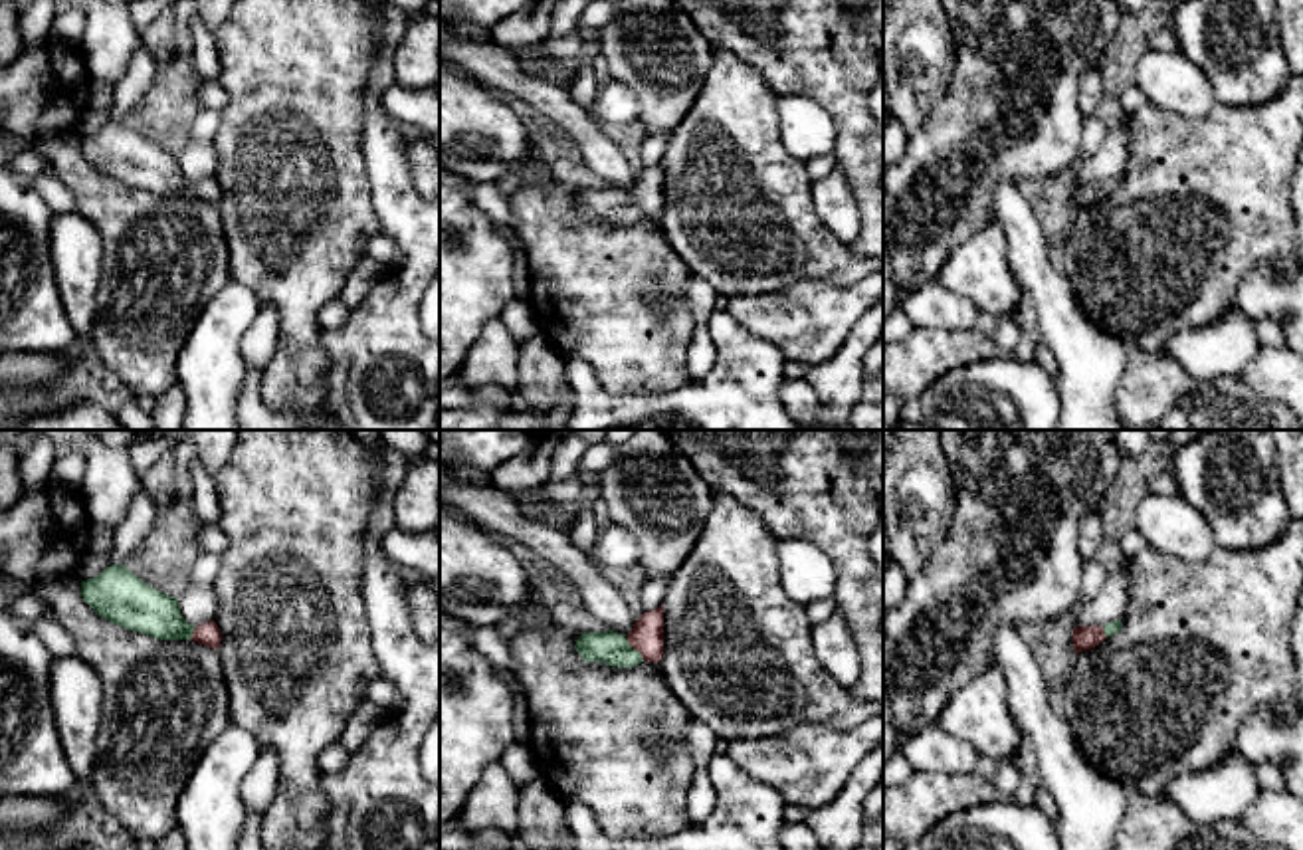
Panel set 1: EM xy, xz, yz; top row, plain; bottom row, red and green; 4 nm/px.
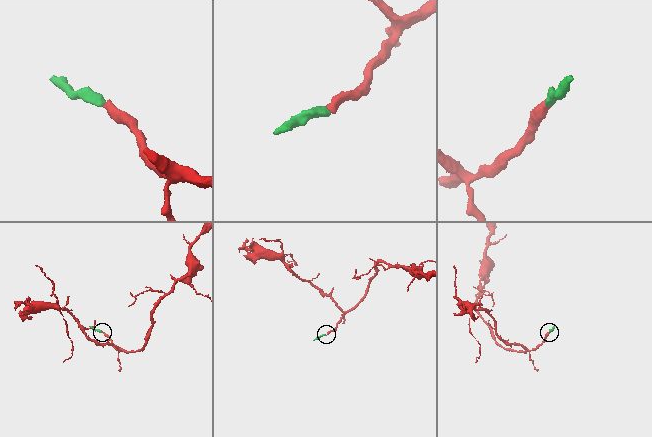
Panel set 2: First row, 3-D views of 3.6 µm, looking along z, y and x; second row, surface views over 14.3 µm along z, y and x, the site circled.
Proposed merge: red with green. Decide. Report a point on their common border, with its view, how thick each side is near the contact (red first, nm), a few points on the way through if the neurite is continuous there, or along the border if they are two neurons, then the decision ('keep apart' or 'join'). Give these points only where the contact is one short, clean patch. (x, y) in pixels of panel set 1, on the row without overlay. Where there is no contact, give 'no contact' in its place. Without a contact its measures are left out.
contact xz (634, 205); calibres 140 and 140 nm; way xz (646, 193), (634, 205), (612, 205); join

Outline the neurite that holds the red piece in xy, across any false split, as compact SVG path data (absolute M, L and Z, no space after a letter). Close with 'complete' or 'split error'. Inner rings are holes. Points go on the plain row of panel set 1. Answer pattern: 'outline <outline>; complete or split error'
outline M111 121L93 135L81 137L83 157L105 176L143 188L158 196L194 196L218 206L222 190L218 180L188 180L178 164L178 155L168 153L125 121Z; split error

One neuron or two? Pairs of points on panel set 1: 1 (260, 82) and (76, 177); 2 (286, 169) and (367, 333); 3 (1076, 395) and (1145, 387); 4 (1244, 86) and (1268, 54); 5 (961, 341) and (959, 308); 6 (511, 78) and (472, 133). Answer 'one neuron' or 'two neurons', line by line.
1: two neurons
2: two neurons
3: two neurons
4: one neuron
5: two neurons
6: two neurons

